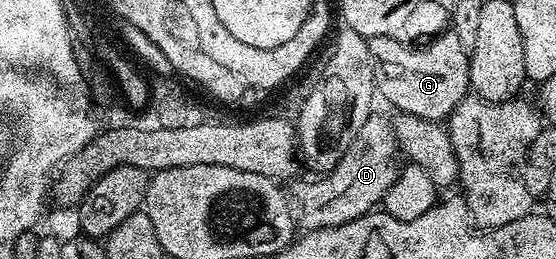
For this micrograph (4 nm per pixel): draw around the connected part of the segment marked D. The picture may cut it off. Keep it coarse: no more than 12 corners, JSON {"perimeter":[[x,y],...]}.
{"perimeter":[[372,112],[345,156],[289,197],[304,231],[372,213],[399,176],[392,119]]}

